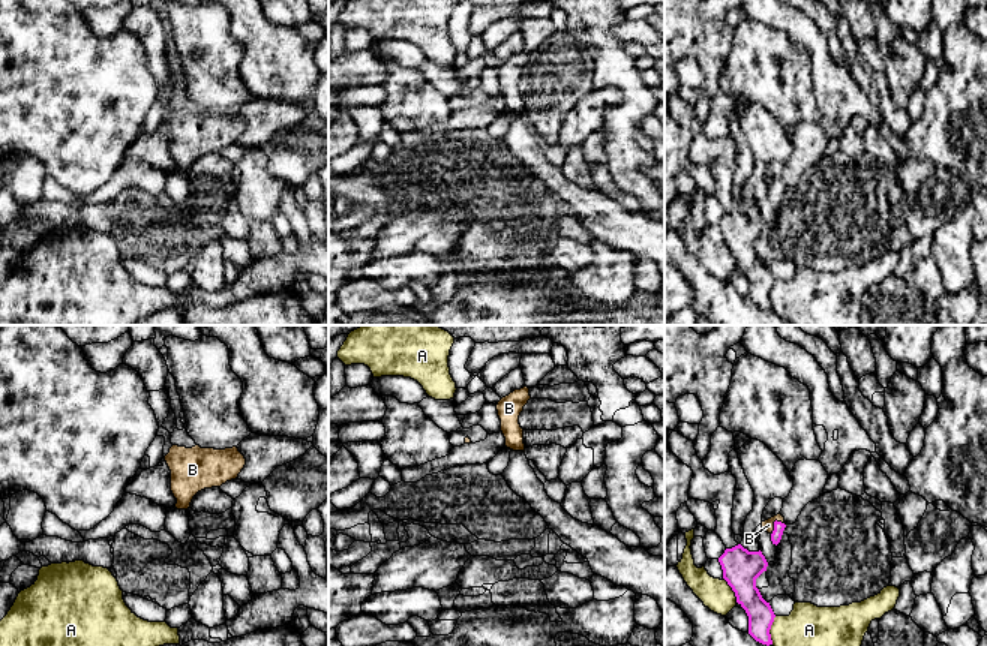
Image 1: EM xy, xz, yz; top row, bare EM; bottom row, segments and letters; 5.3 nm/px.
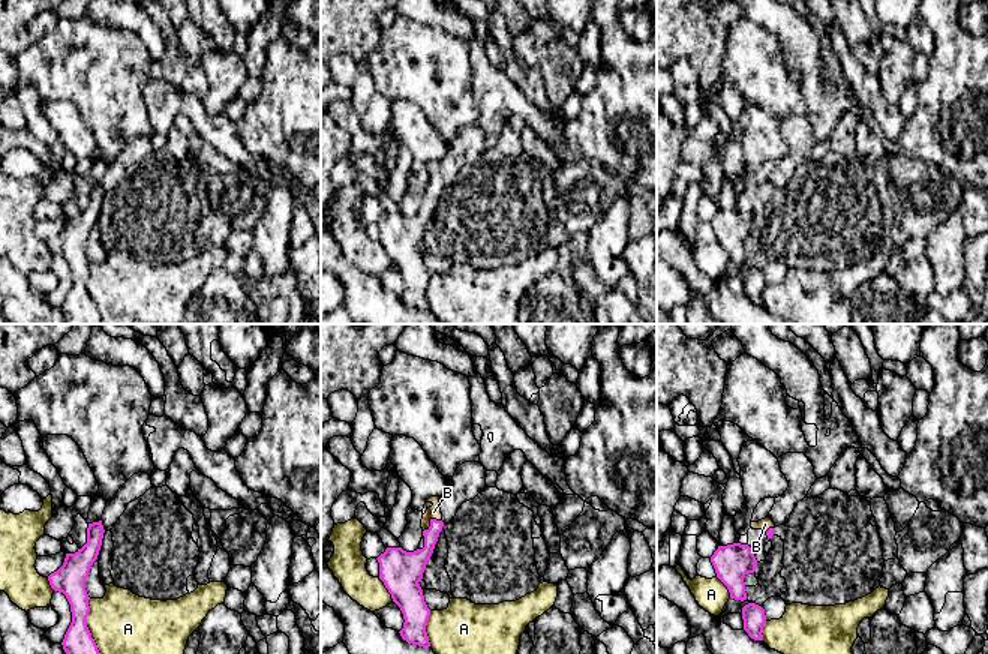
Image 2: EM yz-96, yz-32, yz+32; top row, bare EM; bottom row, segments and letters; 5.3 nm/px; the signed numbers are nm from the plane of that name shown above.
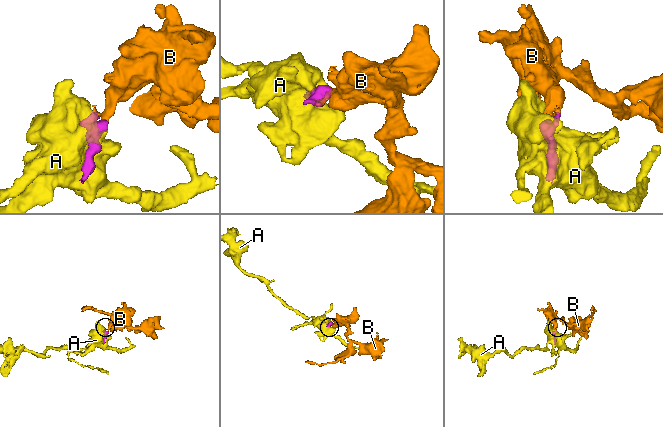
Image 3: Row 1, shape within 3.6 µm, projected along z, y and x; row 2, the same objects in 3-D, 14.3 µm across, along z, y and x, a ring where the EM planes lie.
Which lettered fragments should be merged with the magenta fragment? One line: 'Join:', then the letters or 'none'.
Join: B

